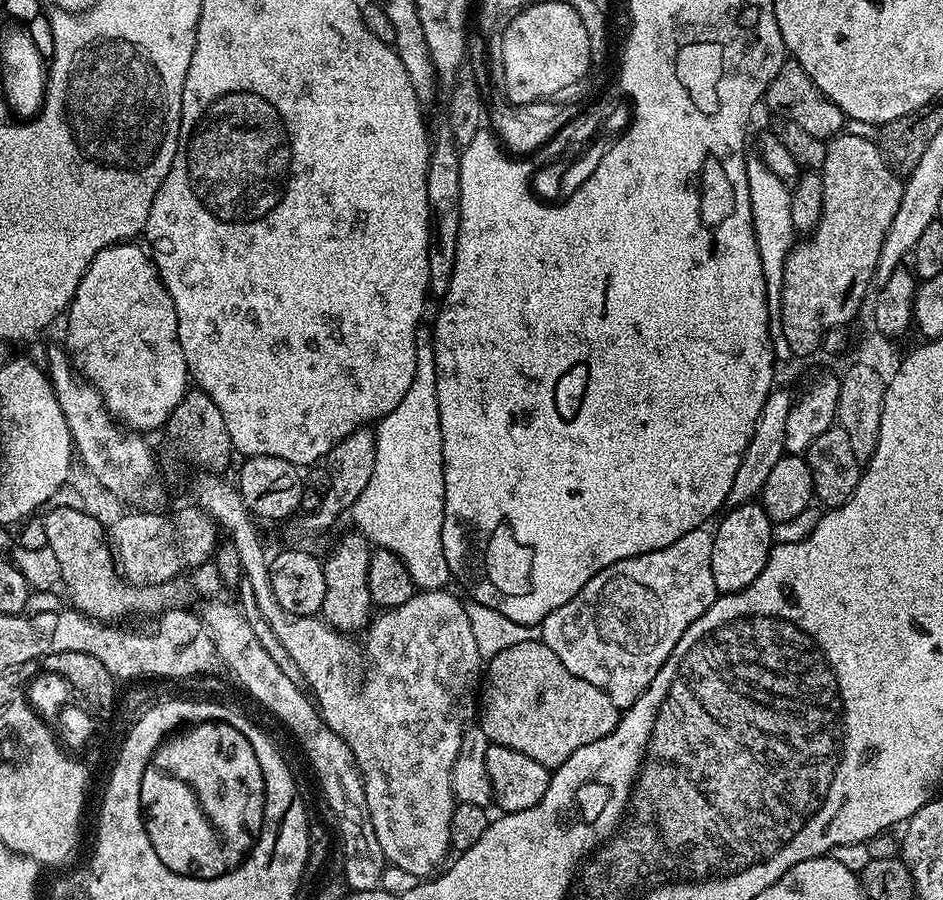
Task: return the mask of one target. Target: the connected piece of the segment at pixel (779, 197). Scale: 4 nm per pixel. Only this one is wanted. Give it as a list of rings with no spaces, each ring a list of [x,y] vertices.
[[[759,158],[748,160],[746,182],[750,186],[750,210],[752,211],[754,238],[758,242],[758,258],[762,258],[762,274],[766,278],[768,315],[776,318],[780,314],[784,267],[788,261],[788,255],[798,240],[798,234],[794,230],[794,221],[790,215],[792,193],[789,185],[783,184]]]

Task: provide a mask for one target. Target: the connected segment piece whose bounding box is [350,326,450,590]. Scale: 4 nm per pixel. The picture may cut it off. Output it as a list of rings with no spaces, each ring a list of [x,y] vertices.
[[[432,328],[416,329],[414,382],[402,402],[375,425],[376,449],[370,482],[350,509],[361,537],[377,549],[392,551],[420,590],[440,590],[449,583],[448,563],[442,550],[444,517],[444,455],[438,414],[436,355]]]

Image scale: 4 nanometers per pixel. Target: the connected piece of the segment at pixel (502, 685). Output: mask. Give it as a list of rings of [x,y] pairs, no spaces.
[[[542,640],[518,642],[487,661],[478,710],[478,727],[486,734],[489,743],[507,746],[526,754],[549,770],[554,770],[570,758],[574,750],[609,736],[616,729],[620,717],[620,709],[614,706],[614,702],[610,702],[605,691],[570,674],[554,650]]]

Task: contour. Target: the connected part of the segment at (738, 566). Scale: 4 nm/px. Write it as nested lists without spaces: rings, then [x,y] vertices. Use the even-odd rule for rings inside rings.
[[[753,502],[737,508],[728,508],[719,520],[720,525],[714,528],[710,554],[710,566],[714,570],[714,586],[720,594],[740,592],[746,586],[750,586],[750,582],[754,582],[754,578],[762,574],[762,566],[766,566],[768,555],[774,547],[772,519],[766,514],[763,504]]]

